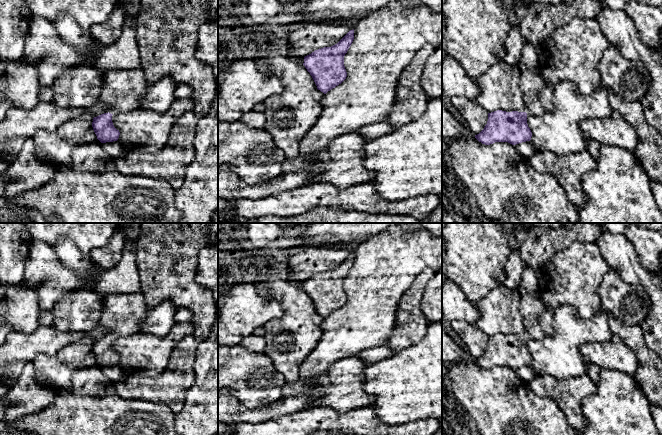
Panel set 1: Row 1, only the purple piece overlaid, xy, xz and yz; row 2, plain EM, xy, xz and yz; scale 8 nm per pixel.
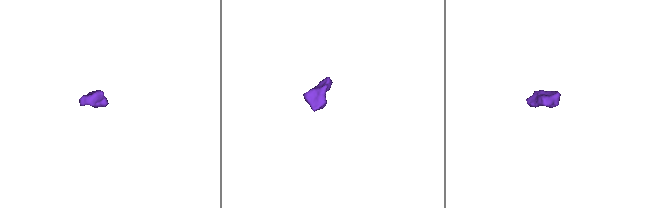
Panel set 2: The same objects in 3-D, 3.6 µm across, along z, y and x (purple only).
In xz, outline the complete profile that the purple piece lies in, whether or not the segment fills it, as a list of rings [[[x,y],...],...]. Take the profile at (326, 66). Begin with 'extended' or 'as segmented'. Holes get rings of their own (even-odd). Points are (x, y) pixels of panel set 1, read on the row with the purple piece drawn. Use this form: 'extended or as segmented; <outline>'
as segmented; [[[354,29],[337,44],[315,50],[304,57],[303,65],[312,76],[317,89],[326,94],[347,77],[344,56],[354,40]]]

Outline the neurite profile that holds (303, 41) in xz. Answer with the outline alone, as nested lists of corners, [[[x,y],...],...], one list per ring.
[[[355,21],[346,22],[343,25],[307,23],[289,34],[287,48],[291,49],[293,54],[305,57],[315,50],[337,44],[350,30],[354,29],[355,24]]]

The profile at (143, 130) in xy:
[[[181,98],[163,114],[143,108],[113,114],[113,125],[120,132],[118,141],[132,150],[156,153],[166,145],[173,119],[192,110],[194,105],[191,98]]]

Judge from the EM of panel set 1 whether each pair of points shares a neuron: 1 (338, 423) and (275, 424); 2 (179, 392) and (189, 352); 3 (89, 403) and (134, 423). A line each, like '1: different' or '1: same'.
1: same
2: same
3: same

